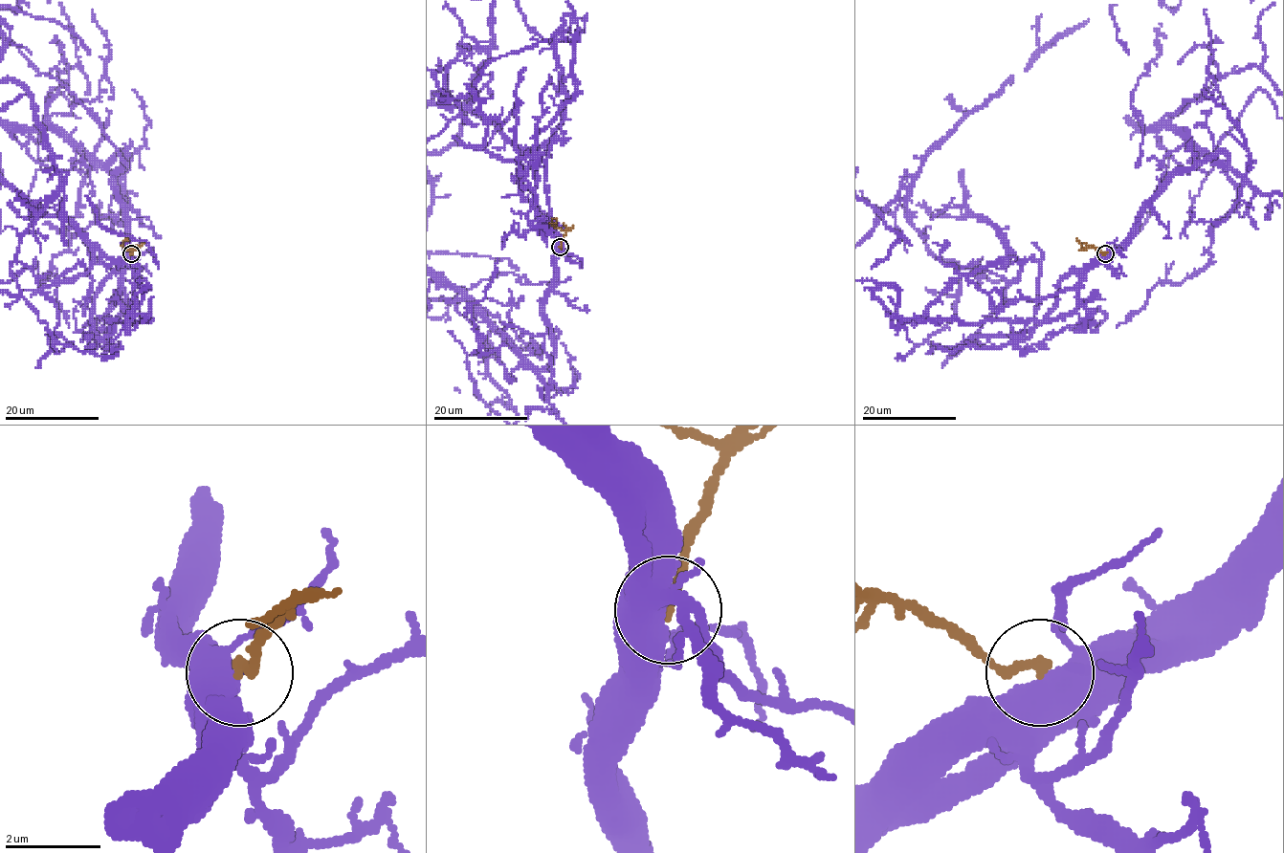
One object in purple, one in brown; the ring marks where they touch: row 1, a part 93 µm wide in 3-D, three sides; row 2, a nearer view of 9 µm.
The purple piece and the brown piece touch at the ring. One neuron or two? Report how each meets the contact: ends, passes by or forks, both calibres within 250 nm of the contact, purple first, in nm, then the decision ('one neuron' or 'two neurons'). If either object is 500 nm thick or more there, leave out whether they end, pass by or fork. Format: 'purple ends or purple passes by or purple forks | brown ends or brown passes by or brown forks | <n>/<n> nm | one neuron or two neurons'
600/200 nm | one neuron

